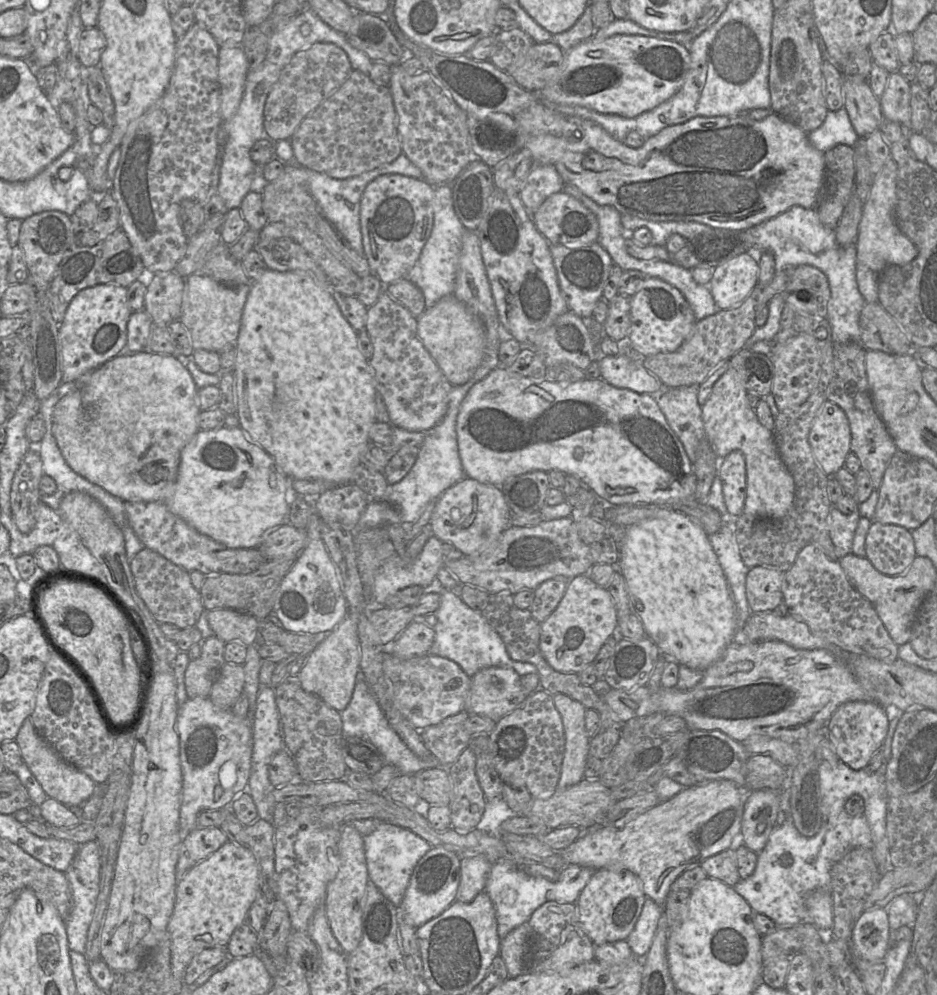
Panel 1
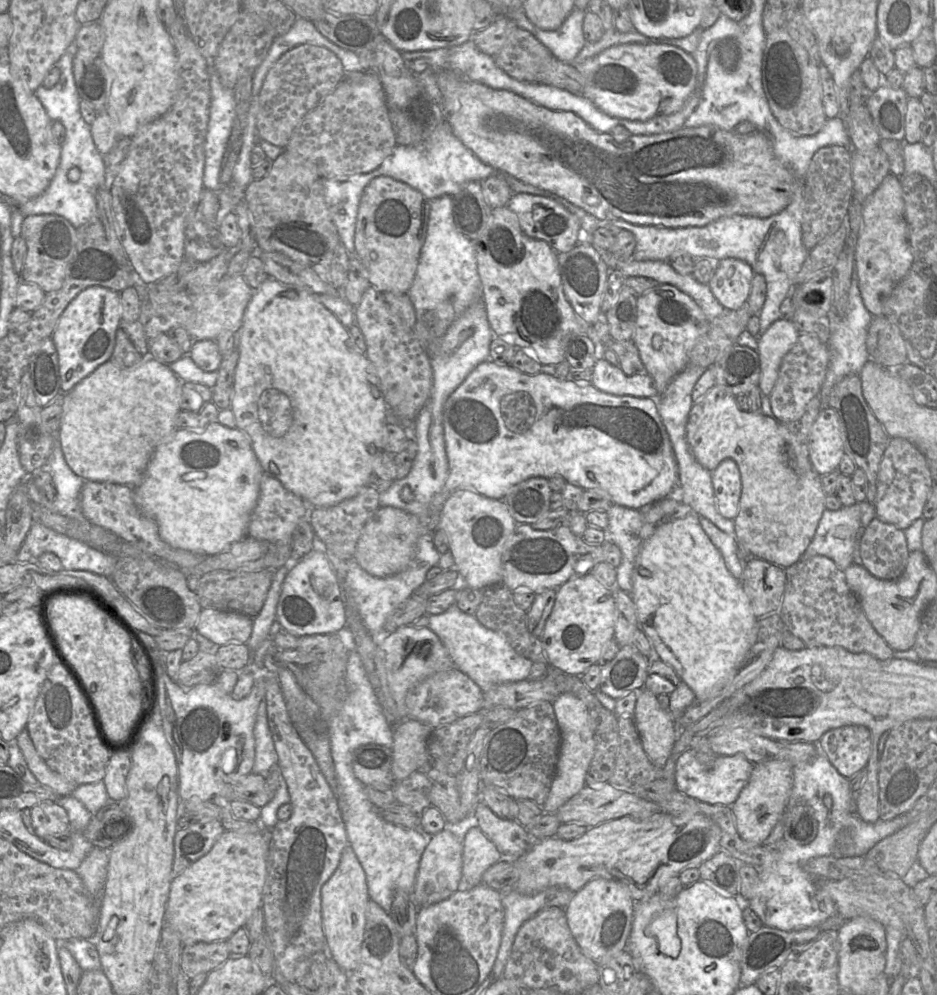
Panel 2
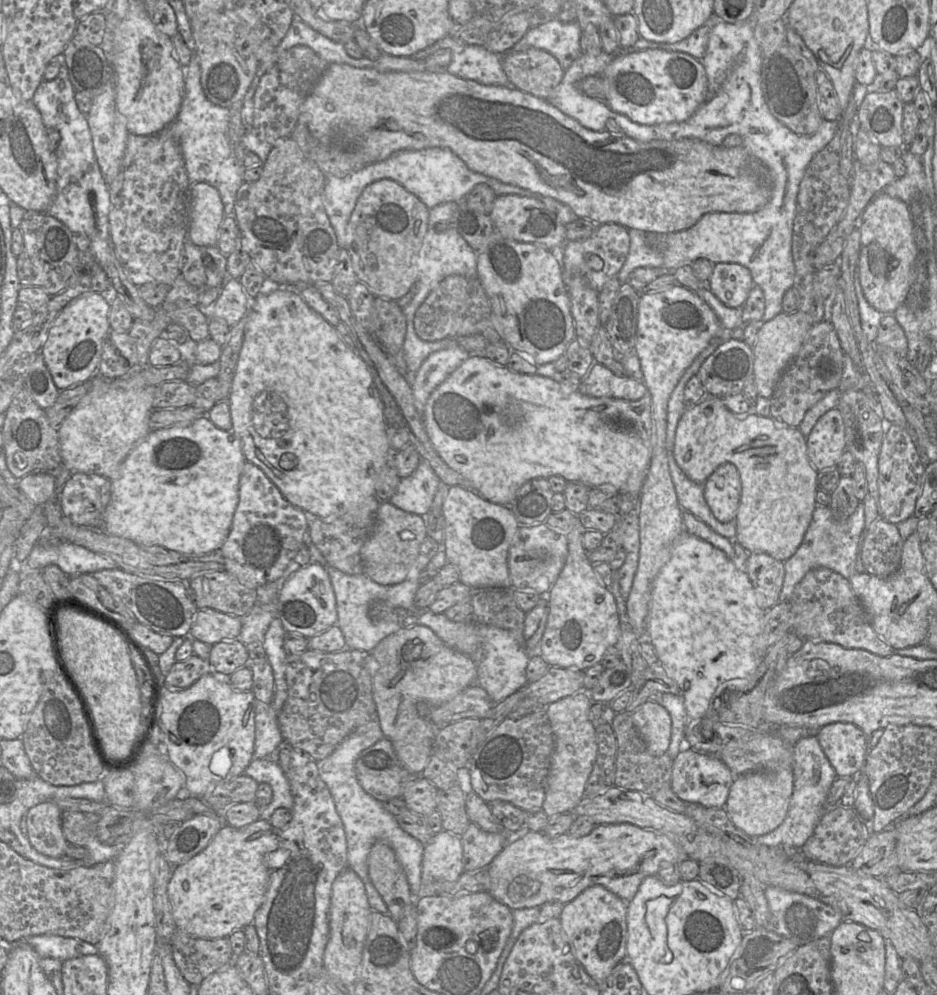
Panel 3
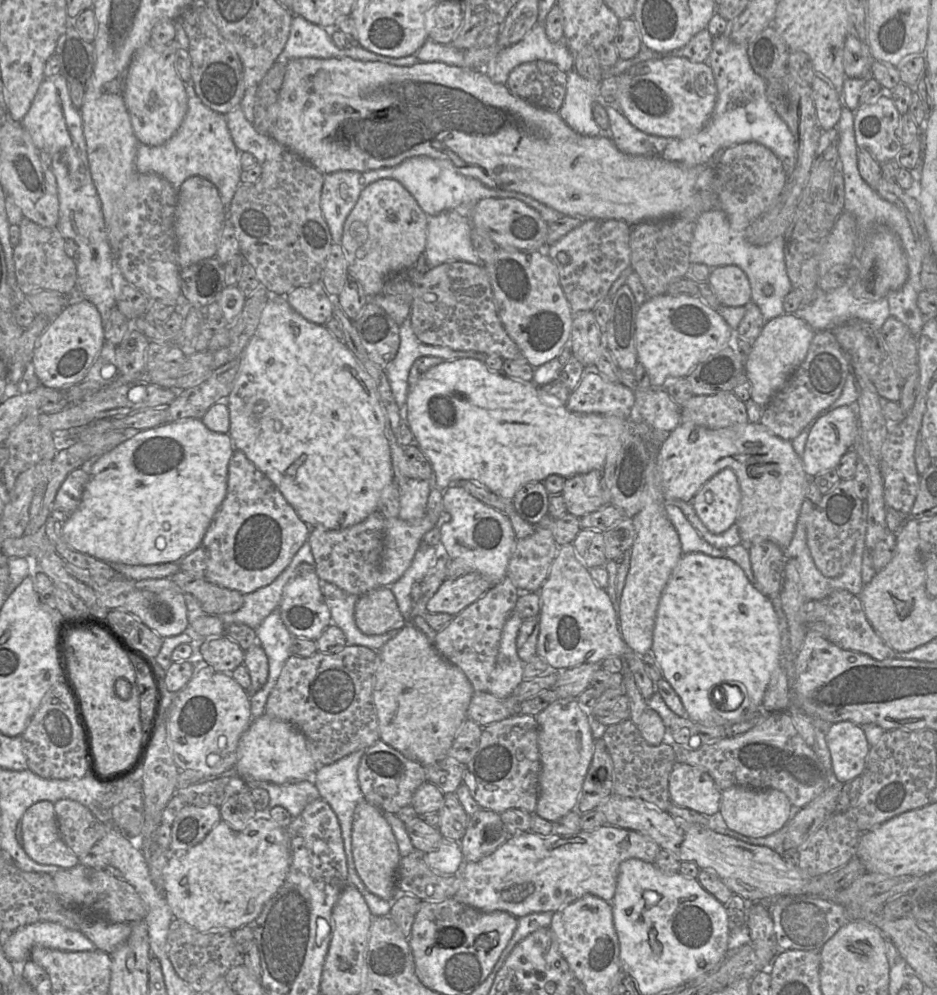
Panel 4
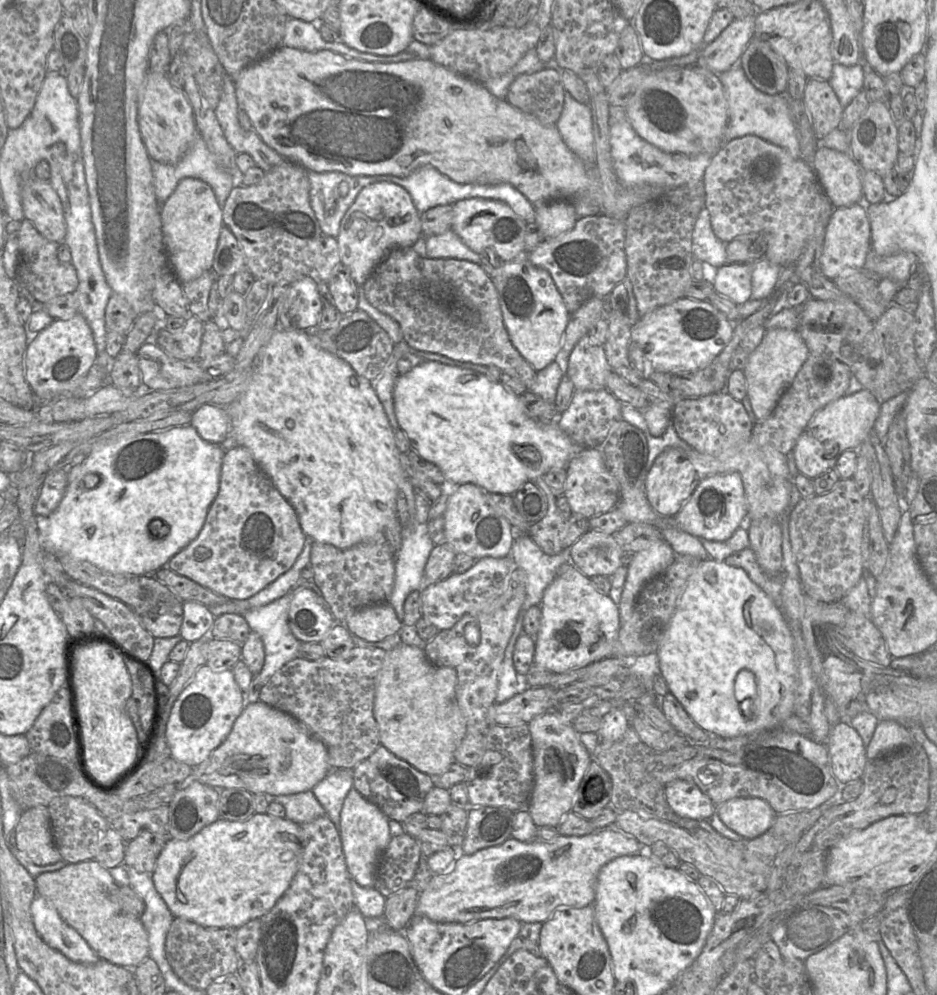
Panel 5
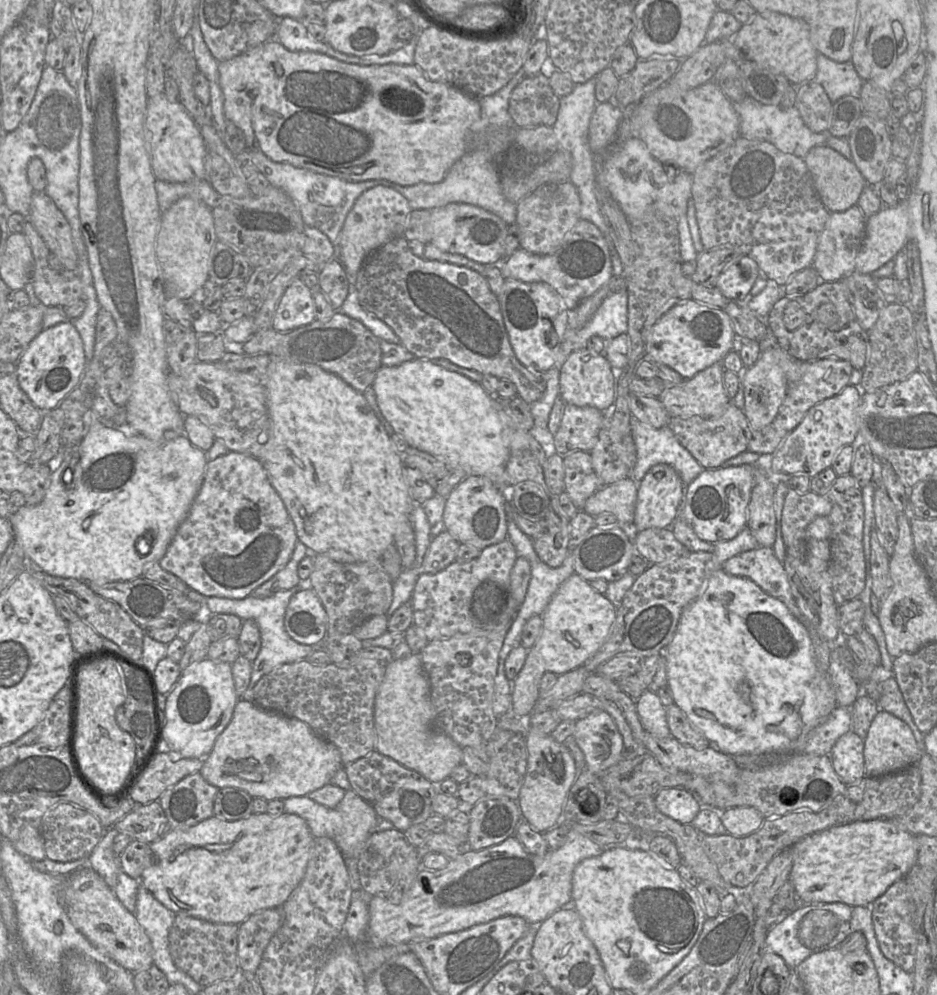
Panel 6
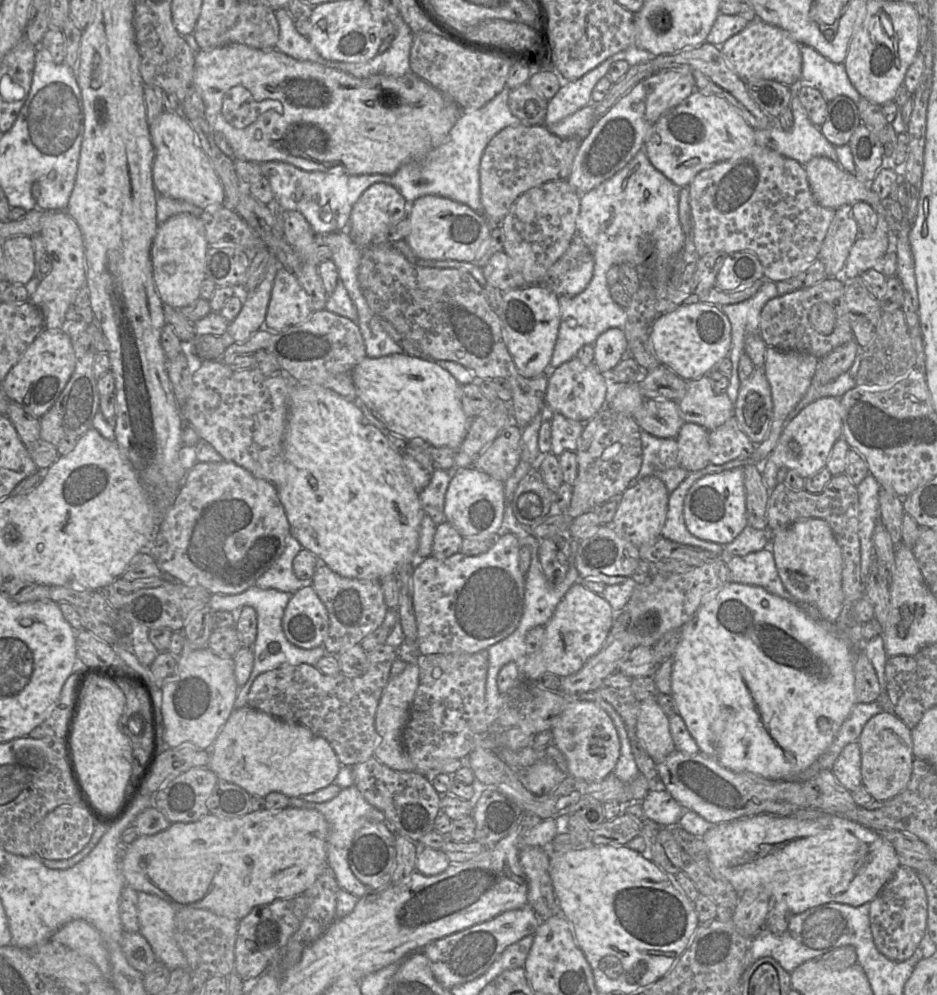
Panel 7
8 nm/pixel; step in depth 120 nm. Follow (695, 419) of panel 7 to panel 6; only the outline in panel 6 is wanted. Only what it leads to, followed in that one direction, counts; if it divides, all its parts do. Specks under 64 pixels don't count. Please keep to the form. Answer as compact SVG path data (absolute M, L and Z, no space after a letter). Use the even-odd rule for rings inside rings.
M722 361L716 362L677 385L666 385L658 397L669 415L703 418L721 415L731 403L725 391Z

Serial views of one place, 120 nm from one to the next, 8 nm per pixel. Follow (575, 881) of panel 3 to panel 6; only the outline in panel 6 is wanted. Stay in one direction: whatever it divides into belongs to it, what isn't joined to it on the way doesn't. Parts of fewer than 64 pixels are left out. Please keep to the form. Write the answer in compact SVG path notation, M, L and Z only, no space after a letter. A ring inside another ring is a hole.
M569 829L567 840L565 844L556 849L549 849L544 855L534 855L528 853L519 840L515 837L515 835L507 838L500 844L493 845L481 850L470 850L464 849L461 854L459 854L454 859L449 859L448 864L439 870L427 870L425 868L421 868L417 873L415 880L413 881L410 889L405 893L402 900L399 904L392 904L388 901L386 896L375 895L371 896L368 903L368 911L369 911L369 923L367 928L367 939L369 943L374 947L384 947L391 946L397 944L407 944L411 941L415 940L427 940L438 937L440 935L452 932L458 932L465 929L468 929L477 924L489 922L499 917L513 915L519 916L526 920L531 926L537 926L539 923L544 921L548 916L550 916L556 910L561 909L566 905L571 905L571 891L572 891L572 876L575 867L584 859L599 856L603 851L604 847L598 845L588 837L582 835L581 833Z

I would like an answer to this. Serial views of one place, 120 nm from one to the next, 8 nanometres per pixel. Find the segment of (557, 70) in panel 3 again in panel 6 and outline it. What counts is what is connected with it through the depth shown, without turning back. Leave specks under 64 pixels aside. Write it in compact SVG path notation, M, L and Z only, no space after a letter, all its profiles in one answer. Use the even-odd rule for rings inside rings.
M541 73L526 76L513 89L509 114L516 128L550 126L555 123L560 97L552 90L549 78Z

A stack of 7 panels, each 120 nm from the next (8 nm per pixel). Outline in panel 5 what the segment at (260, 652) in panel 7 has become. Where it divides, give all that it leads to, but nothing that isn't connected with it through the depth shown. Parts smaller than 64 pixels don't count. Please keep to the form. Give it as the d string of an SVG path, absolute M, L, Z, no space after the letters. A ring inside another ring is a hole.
M294 586L293 589L283 597L259 608L251 609L243 614L251 631L256 632L262 639L264 646L264 664L261 671L252 678L246 695L246 703L255 703L259 701L259 696L263 686L270 678L286 663L298 657L300 641L293 635L288 624L288 613L290 602L296 591L303 586Z

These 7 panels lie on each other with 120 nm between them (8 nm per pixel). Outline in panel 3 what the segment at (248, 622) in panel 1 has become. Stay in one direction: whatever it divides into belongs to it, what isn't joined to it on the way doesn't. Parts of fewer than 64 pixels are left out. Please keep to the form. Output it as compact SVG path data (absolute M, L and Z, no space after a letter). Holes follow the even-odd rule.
M205 608L197 611L189 635L201 642L214 645L225 640L238 640L241 627L241 617Z

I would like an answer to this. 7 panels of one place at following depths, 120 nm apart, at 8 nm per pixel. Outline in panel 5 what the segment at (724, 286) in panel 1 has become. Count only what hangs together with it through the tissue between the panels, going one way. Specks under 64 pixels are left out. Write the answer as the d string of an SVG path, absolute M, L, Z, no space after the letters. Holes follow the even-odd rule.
M725 264L715 270L714 291L741 305L751 299L752 264Z

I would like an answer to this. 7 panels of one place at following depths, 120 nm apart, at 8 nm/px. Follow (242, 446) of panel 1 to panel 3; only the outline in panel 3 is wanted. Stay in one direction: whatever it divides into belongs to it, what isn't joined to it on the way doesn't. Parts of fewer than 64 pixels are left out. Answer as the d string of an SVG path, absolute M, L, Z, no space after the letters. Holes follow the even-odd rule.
M207 417L199 418L188 425L151 430L150 433L128 454L114 479L111 480L111 498L102 516L102 530L110 535L132 540L142 546L160 546L190 556L202 556L221 548L225 542L238 503L239 479L246 459L241 442L233 428L229 431L215 426Z

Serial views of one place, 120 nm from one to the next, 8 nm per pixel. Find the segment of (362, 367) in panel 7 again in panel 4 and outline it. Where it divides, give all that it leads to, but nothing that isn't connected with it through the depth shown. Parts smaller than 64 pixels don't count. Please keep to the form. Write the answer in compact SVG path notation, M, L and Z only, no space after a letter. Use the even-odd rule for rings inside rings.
M471 358L444 361L430 368L421 376L416 385L409 389L406 403L405 422L413 434L414 443L421 449L432 466L433 487L444 491L451 484L469 480L484 485L490 491L507 500L513 500L516 491L521 485L529 481L544 481L551 474L568 478L592 470L602 470L607 455L612 450L619 449L628 436L633 433L630 428L631 421L629 419L598 414L576 414L570 412L565 406L557 408L550 407L540 400L537 386L533 382L515 380L505 376L502 372L492 372L485 363Z

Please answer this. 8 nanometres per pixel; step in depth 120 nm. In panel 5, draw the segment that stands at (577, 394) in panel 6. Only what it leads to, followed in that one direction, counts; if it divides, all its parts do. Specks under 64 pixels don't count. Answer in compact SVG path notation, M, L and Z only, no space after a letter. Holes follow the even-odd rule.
M584 335L568 356L565 374L576 390L595 391L606 388L606 378L612 371L604 347Z

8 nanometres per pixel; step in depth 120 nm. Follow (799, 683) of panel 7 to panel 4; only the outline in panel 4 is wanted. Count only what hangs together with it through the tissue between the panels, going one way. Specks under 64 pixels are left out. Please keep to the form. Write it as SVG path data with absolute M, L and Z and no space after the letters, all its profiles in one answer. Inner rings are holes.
M700 552L683 554L678 565L672 572L660 598L653 632L652 654L661 669L662 676L669 682L681 699L686 711L686 716L690 720L707 726L720 725L730 727L734 724L751 719L750 717L752 715L760 715L762 713L762 702L765 691L773 672L781 665L781 632L777 613L770 599L754 587L746 577L742 568L734 561L726 557L712 557ZM724 683L735 686L739 685L743 692L743 701L736 710L723 711L713 703L717 688Z

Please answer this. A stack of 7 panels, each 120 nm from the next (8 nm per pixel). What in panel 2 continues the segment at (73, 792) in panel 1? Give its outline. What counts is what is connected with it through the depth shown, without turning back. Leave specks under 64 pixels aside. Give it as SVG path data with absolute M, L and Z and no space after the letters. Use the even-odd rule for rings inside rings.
M26 728L18 735L17 744L23 753L30 771L43 786L51 789L60 797L72 795L79 785L67 780L49 768L38 754Z

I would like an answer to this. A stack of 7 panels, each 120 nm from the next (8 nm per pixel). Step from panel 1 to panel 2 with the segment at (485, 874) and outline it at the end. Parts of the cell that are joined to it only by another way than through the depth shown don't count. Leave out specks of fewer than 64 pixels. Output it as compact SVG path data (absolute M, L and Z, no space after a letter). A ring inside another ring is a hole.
M470 826L463 840L462 887L479 885L483 873L501 859L496 845L477 826Z

